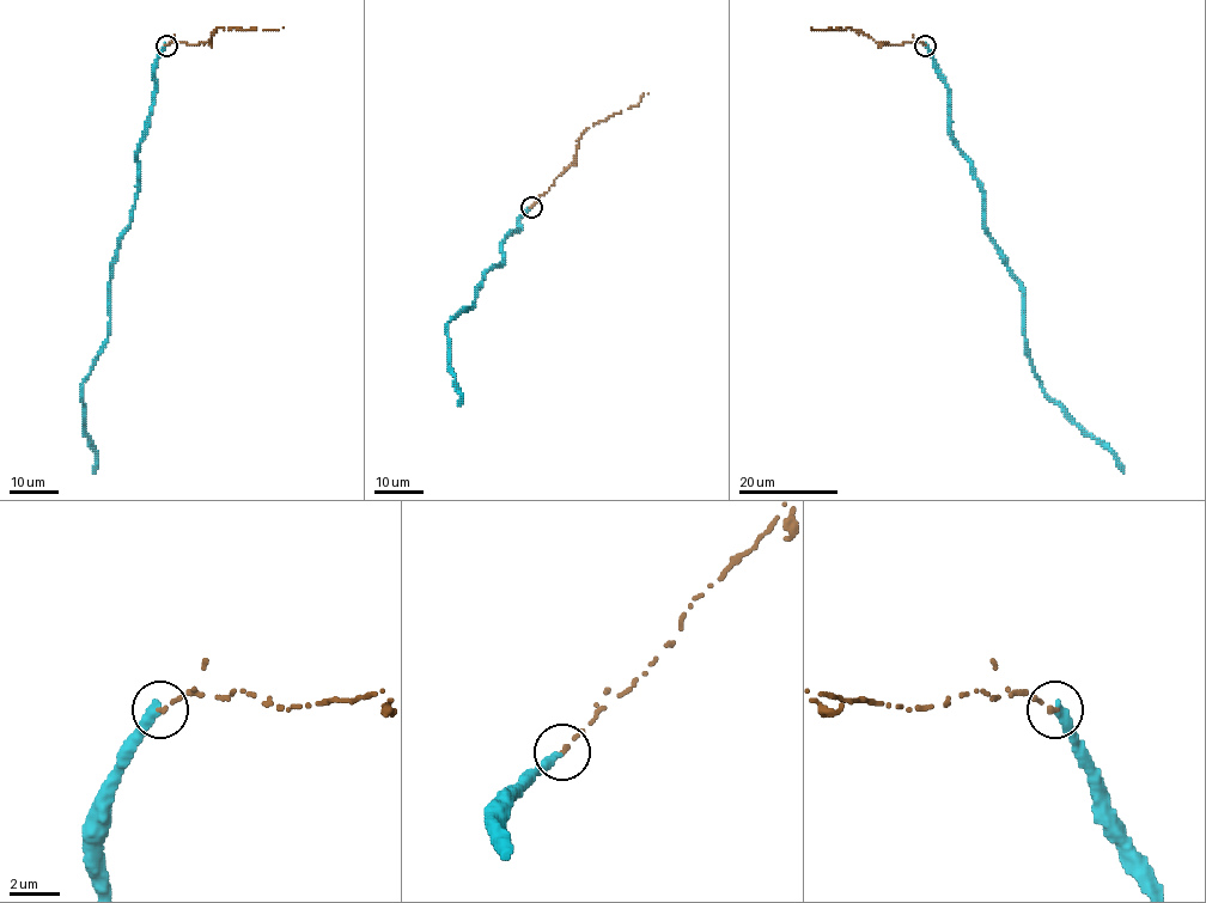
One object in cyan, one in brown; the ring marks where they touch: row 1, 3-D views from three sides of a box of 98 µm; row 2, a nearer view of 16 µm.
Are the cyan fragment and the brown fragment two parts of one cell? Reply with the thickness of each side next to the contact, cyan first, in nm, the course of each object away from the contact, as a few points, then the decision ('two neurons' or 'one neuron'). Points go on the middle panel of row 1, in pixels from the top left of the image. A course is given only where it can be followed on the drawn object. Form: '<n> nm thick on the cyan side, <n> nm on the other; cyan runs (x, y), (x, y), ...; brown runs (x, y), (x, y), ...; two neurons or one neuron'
360 nm thick on the cyan side, 200 nm on the other; cyan runs (531, 208), (504, 239), (501, 263), (483, 275), (475, 305), (446, 324), (457, 406); brown runs (531, 207), (572, 163), (583, 133), (637, 105), (649, 93); two neurons

